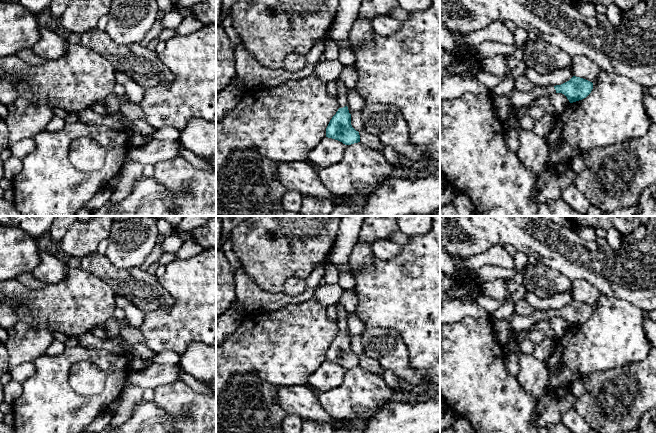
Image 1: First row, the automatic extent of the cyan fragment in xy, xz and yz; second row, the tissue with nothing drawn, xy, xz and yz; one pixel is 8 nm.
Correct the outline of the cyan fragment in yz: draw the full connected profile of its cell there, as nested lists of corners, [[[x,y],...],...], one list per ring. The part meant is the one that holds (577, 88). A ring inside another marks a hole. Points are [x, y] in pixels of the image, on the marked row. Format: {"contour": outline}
{"contour": [[[573,76],[569,81],[556,86],[535,86],[529,92],[519,91],[513,89],[506,96],[512,107],[522,107],[528,106],[533,100],[540,96],[551,96],[554,93],[564,94],[570,103],[582,100],[586,98],[593,89],[593,83],[580,78]]]}

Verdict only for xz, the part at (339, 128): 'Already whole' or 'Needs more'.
Needs more

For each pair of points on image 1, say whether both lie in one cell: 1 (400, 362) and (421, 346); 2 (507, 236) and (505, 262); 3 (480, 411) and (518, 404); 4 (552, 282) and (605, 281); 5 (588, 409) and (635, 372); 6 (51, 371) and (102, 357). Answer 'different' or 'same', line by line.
1: different
2: different
3: same
4: different
5: same
6: same

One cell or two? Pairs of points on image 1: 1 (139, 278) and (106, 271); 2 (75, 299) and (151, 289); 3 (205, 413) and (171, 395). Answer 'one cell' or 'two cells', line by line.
1: one cell
2: two cells
3: one cell

